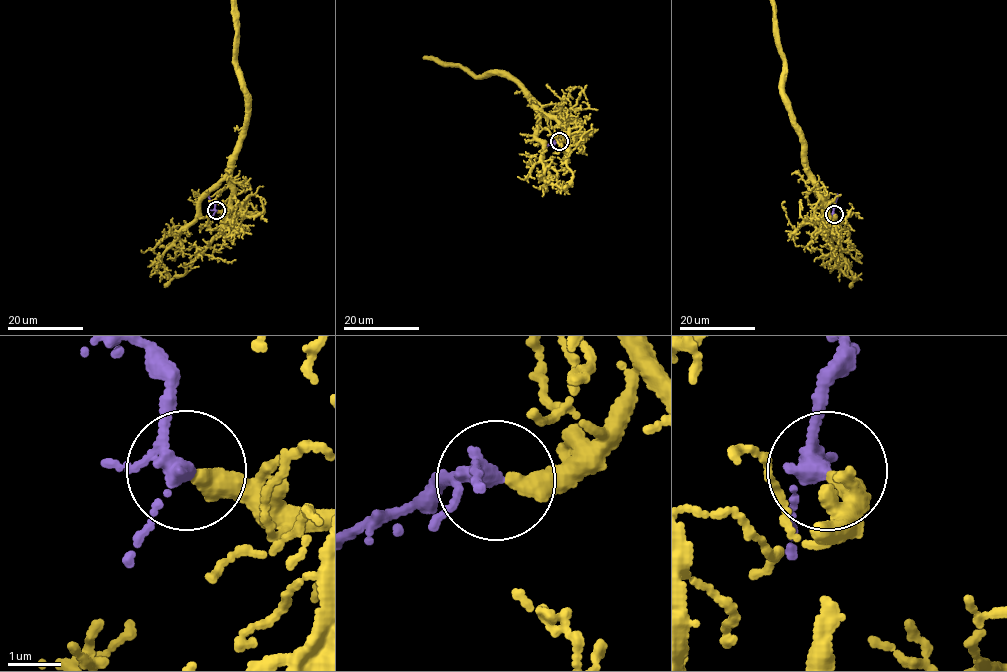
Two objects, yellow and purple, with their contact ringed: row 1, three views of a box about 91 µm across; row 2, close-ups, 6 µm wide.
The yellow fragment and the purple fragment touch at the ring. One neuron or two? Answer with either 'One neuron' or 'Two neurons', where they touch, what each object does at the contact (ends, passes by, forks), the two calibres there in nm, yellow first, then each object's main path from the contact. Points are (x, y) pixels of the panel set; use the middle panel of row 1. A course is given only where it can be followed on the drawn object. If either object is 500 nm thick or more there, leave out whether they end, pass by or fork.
One neuron. Place: (559, 141). At the ring yellow ends. At the ring purple forks. Thickness 380 nm (yellow) against 200 nm. Course of purple: (559, 141), (543, 147)

